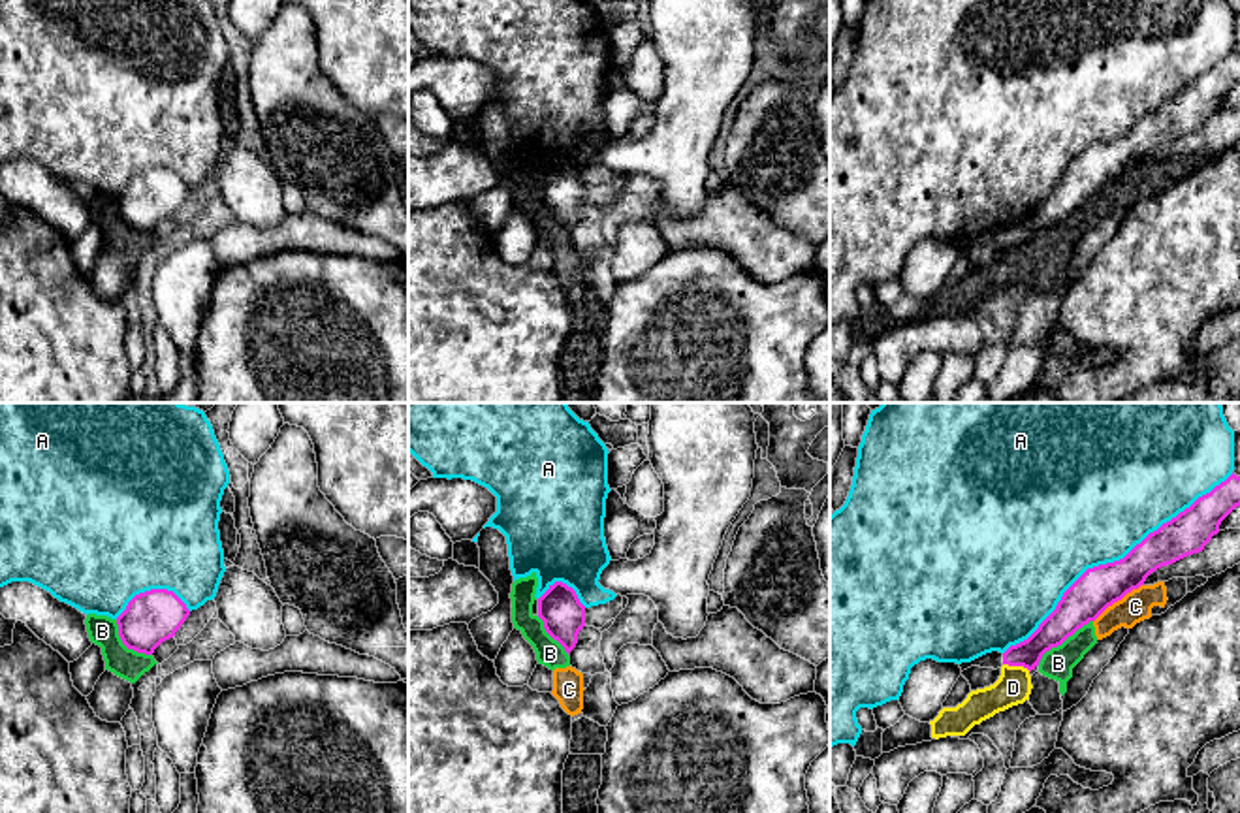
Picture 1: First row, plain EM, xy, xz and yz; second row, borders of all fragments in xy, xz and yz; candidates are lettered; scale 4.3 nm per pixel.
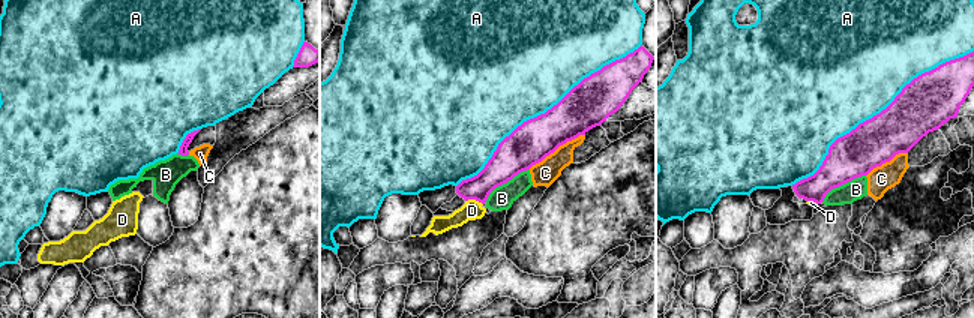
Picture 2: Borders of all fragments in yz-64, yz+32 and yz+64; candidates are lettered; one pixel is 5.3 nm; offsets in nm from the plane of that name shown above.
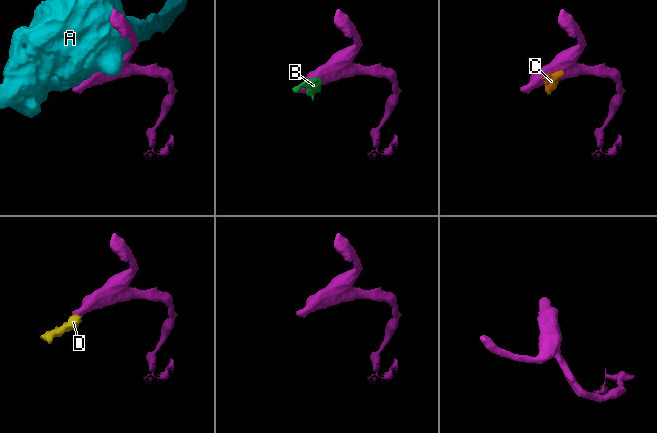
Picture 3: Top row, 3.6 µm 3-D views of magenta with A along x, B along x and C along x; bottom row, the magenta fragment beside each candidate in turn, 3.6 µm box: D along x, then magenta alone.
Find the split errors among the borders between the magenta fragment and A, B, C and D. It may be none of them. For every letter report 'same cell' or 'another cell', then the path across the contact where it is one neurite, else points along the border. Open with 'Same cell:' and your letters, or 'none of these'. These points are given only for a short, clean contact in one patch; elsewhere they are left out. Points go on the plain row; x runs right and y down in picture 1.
Same cell: none of these
A: another cell
B: another cell; border along yz (1092, 198), (1052, 224), (1037, 243)
C: another cell; border along yz (1143, 162), (1114, 179), (1094, 200)
D: another cell; border along yz (1003, 241), (1030, 249)

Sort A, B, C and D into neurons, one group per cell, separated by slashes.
A / B C D

